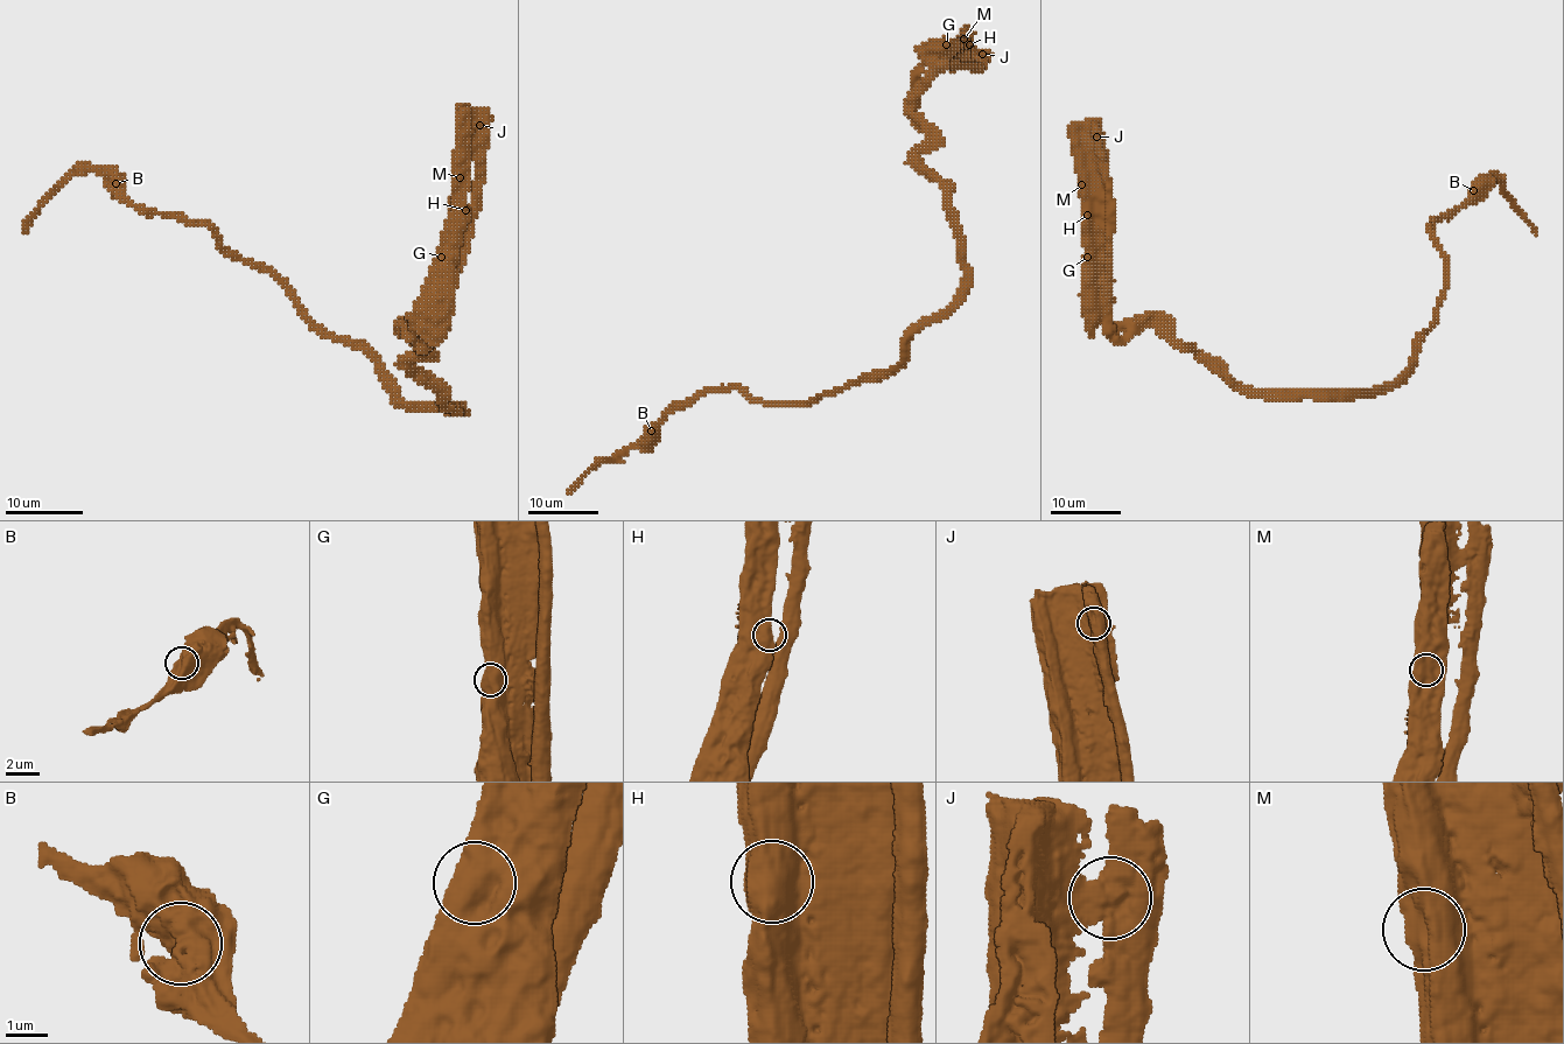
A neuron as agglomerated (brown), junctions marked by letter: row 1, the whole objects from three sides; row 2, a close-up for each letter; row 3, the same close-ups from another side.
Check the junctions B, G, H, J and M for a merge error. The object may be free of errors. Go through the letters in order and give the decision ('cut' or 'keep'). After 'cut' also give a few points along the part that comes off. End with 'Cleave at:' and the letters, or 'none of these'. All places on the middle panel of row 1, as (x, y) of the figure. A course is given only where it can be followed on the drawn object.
B: keep
G: keep
H: keep
J: cut; foreign part runs (981, 53), (911, 111), (967, 288), (906, 356), (802, 403), (693, 396), (568, 492)
M: keep
Cleave at: J

